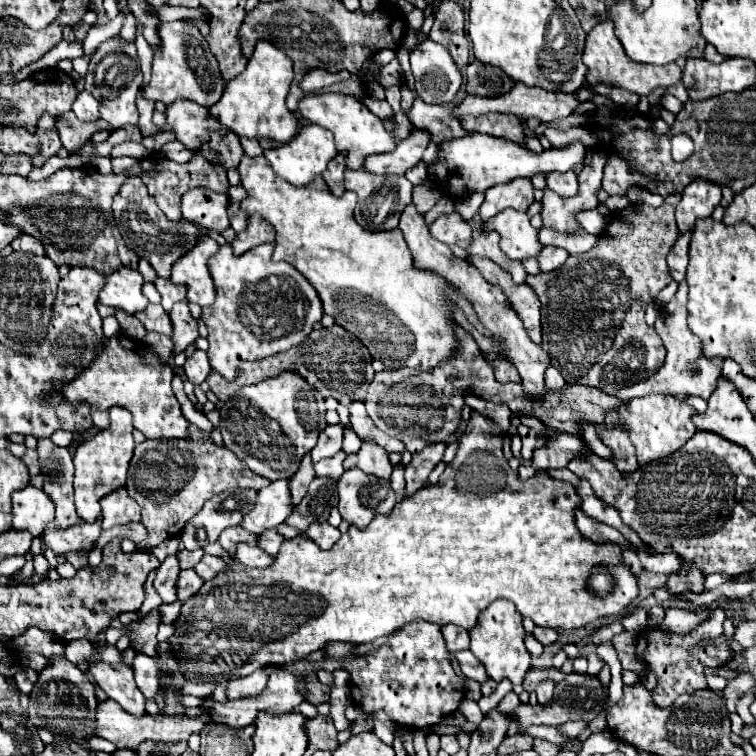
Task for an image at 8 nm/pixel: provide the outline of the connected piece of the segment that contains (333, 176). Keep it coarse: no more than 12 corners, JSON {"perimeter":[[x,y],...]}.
{"perimeter":[[344,154],[330,162],[322,178],[334,196],[344,194]]}

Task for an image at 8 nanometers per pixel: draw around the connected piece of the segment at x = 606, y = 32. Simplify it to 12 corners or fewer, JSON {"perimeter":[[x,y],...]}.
{"perimeter":[[610,20],[584,46],[588,86],[640,96],[680,82],[678,64],[638,64],[622,52]]}

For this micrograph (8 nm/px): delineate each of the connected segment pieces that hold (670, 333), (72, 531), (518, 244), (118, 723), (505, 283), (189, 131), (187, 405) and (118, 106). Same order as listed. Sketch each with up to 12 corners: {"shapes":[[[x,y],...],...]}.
{"shapes":[[[688,286],[660,308],[654,328],[668,352],[648,380],[618,398],[688,394],[704,400],[716,388],[714,366],[688,330]],[[100,518],[58,530],[50,522],[42,540],[56,554],[88,552],[100,538]],[[504,210],[482,224],[512,260],[544,248],[526,212]],[[114,700],[96,708],[96,732],[118,748],[180,742],[210,716],[132,716]],[[502,272],[500,286],[534,344],[542,342],[540,304],[528,284]],[[190,100],[168,106],[166,128],[190,150],[228,132]],[[174,376],[172,390],[186,420],[211,433],[213,424],[190,401],[182,378]],[[140,72],[120,88],[116,98],[102,100],[100,118],[114,130],[138,124],[134,100]]]}

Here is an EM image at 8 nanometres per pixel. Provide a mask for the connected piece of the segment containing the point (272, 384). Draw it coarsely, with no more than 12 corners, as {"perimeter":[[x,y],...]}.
{"perimeter":[[296,372],[220,406],[226,448],[268,480],[318,440],[322,398]]}

